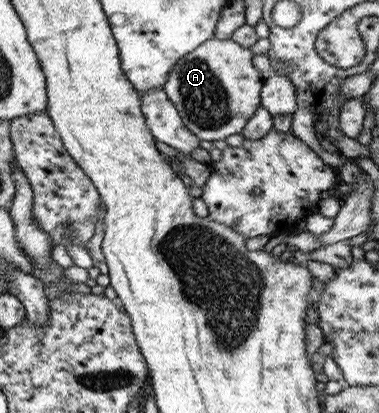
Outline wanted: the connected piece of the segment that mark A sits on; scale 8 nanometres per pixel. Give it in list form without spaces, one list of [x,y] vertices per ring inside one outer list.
[[[212,37],[177,59],[168,72],[163,86],[164,94],[176,109],[184,127],[188,128],[199,141],[225,141],[229,135],[239,134],[260,106],[259,96],[264,77],[252,66],[250,62],[252,56],[249,49],[240,47],[231,39],[221,40]]]

